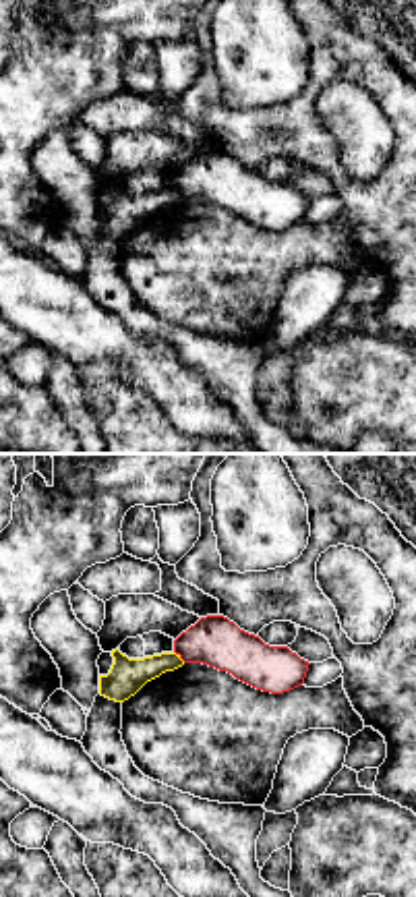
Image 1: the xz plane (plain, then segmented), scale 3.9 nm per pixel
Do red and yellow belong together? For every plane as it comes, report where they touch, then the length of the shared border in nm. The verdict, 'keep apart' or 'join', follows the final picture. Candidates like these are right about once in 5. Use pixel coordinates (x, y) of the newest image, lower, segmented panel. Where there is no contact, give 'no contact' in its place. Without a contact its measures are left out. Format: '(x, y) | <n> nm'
(181, 657) | 60 nm

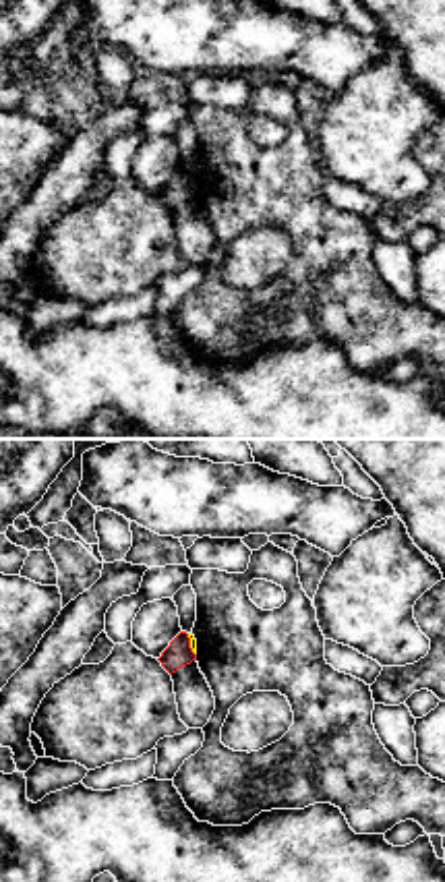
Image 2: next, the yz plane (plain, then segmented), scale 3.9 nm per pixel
(189, 644) | 90 nm

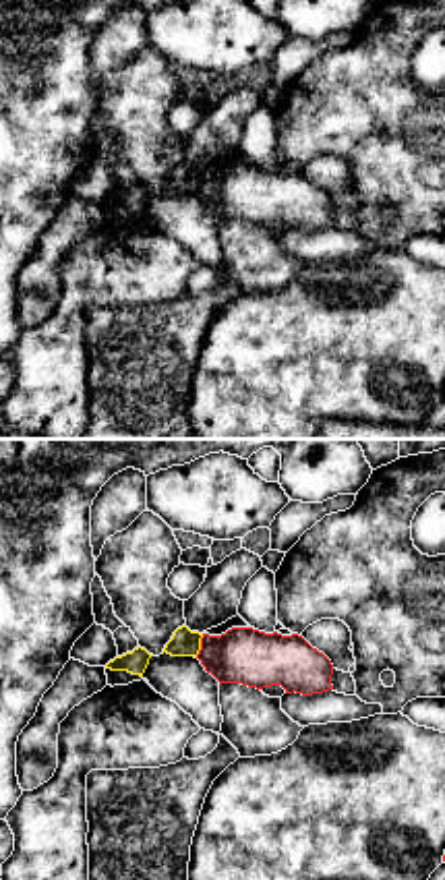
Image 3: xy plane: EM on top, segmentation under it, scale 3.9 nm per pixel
(201, 647) | 100 nm

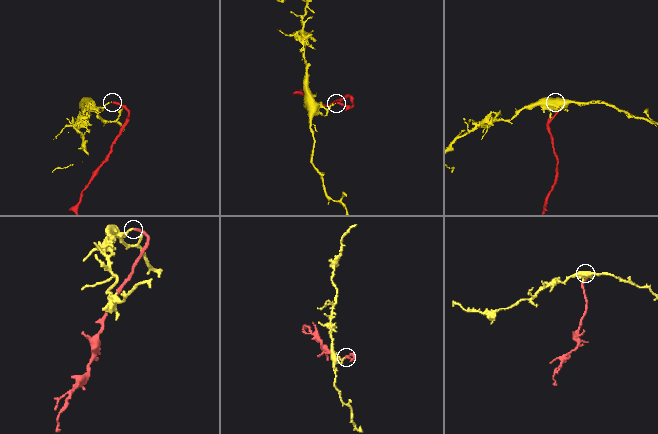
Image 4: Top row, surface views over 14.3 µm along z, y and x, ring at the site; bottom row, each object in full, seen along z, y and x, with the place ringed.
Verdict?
keep apart

